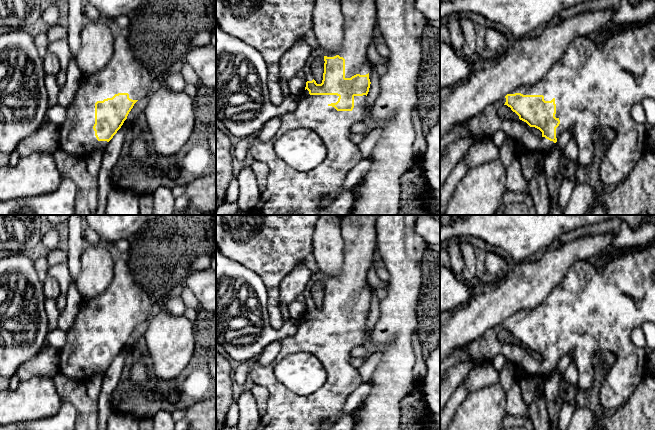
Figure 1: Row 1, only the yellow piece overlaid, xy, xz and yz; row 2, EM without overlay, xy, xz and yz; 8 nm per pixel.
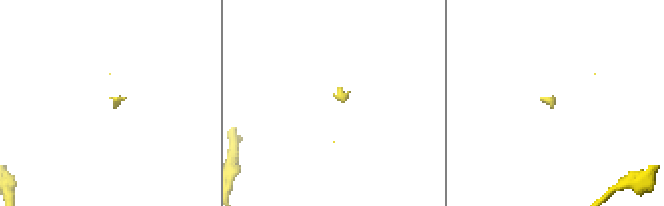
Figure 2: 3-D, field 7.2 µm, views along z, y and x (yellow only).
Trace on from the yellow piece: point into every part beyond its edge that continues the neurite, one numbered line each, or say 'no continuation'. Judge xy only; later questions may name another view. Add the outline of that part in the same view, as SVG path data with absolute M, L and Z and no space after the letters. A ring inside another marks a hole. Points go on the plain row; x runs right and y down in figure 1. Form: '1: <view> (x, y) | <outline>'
1: xy (125, 297) | M124 259L116 261L114 263L114 278L109 288L94 298L83 299L72 326L66 331L66 343L59 350L59 372L69 378L80 381L87 380L96 372L105 372L108 366L98 365L93 353L95 348L95 327L107 322L112 322L118 317L128 317L130 323L141 324L152 316L153 305L154 302L148 293L134 280L128 262Z

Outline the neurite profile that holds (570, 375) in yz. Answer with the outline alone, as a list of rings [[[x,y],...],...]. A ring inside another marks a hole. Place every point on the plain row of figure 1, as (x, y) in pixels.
[[[572,362],[565,370],[562,379],[572,385],[577,385],[578,383],[578,369],[576,364]]]

